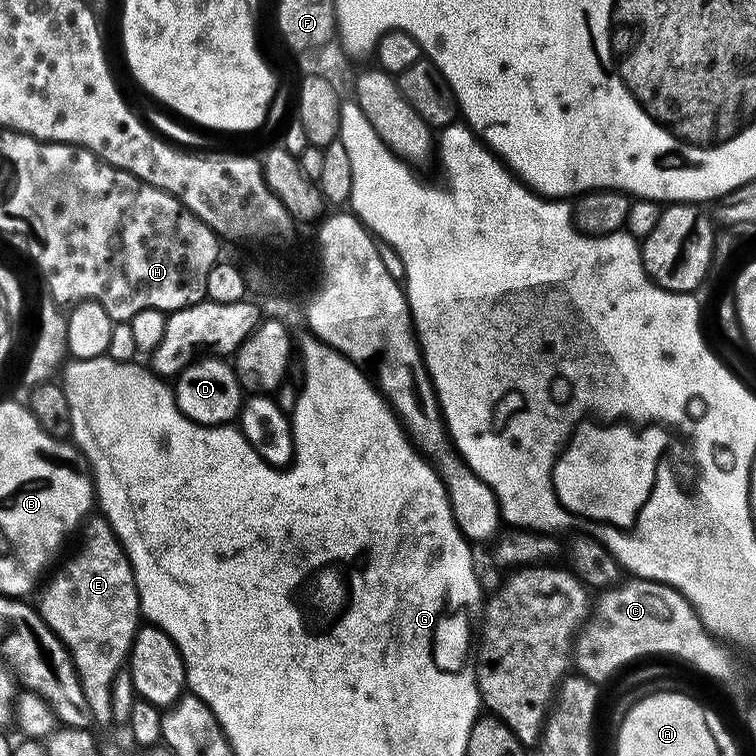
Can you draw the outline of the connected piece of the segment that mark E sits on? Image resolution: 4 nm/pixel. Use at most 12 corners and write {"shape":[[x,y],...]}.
{"shape":[[103,518],[38,609],[97,721],[142,626],[132,563]]}

